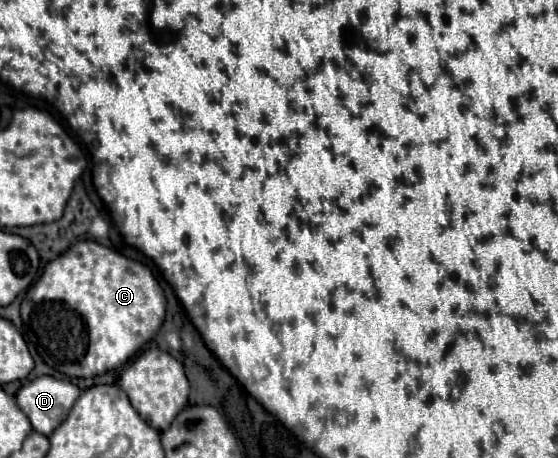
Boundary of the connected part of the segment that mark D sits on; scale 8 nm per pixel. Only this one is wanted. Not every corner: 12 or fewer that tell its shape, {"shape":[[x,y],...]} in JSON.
{"shape":[[41,376],[17,394],[33,430],[51,436],[81,390]]}

